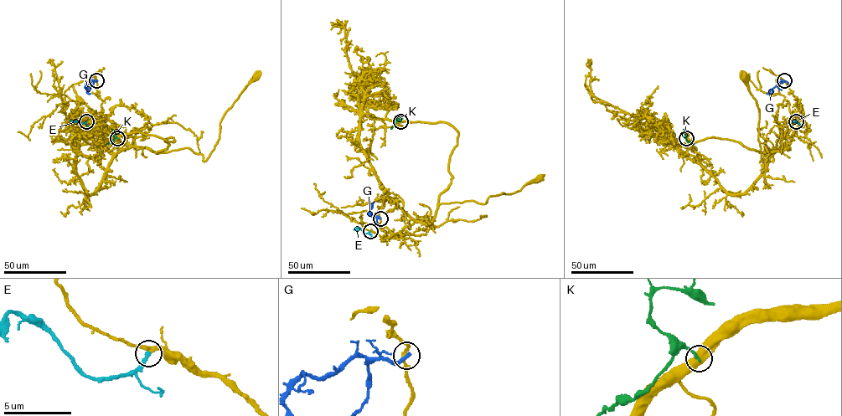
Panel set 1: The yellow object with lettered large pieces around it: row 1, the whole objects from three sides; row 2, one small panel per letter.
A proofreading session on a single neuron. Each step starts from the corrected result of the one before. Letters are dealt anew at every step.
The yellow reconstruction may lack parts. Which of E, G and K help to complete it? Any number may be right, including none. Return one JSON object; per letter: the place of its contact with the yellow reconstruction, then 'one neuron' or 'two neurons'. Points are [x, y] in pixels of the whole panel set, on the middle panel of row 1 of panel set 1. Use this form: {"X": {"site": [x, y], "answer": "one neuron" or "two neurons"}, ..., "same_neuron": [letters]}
{"E": {"site": [370, 231], "answer": "one neuron"}, "G": {"site": [380, 218], "answer": "two neurons"}, "K": {"site": [400, 121], "answer": "two neurons"}, "same_neuron": ["E"]}

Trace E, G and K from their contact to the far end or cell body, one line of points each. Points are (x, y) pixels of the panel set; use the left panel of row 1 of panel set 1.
E: (86, 121), (80, 123), (69, 120)
G: (96, 80), (85, 84), (89, 89), (87, 92), (90, 94)
K: (117, 138), (107, 144)

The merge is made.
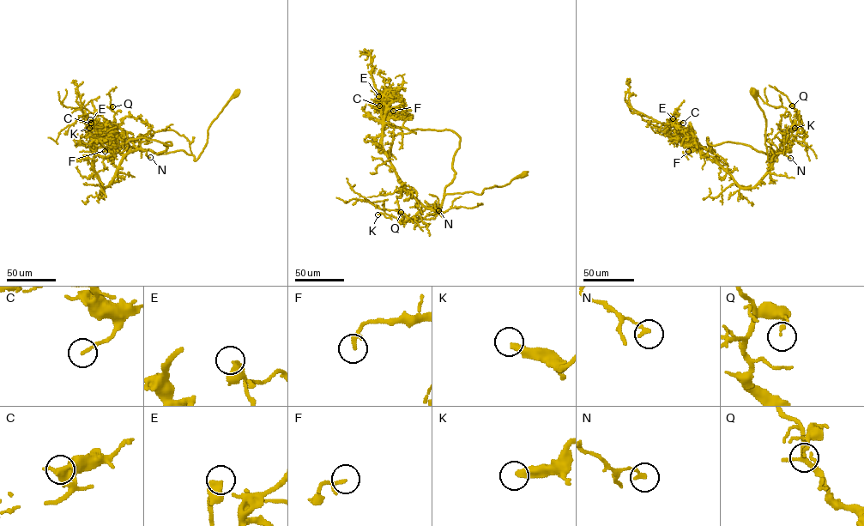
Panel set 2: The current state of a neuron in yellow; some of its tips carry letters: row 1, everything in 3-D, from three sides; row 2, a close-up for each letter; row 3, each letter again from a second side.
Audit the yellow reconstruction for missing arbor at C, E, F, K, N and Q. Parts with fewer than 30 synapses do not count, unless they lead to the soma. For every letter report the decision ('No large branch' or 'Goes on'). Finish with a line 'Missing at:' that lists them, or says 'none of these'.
C: No large branch
E: No large branch
F: No large branch
K: Goes on
N: No large branch
Q: No large branch
Missing at: K

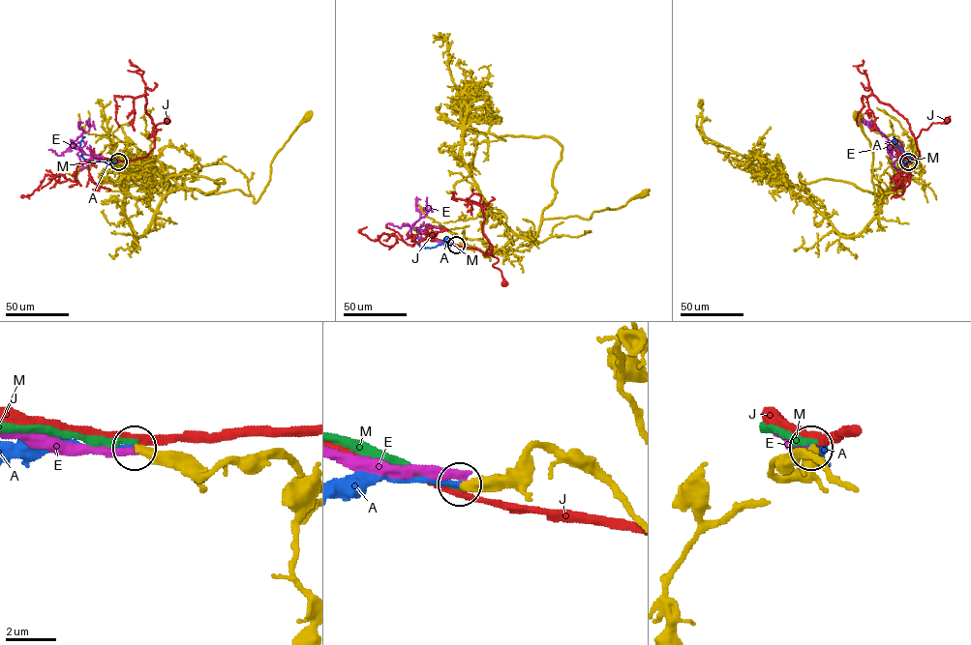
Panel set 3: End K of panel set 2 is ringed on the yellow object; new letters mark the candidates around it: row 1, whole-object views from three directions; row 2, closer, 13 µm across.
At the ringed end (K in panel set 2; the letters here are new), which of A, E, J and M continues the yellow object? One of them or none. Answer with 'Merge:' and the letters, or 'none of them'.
Merge: A

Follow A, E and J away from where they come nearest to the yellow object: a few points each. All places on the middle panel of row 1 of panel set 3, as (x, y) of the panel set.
A: (456, 245), (422, 248), (418, 244), (417, 232), (422, 229)
E: (456, 245), (411, 236), (410, 226), (428, 212), (426, 201)
J: (456, 245), (485, 255), (492, 248), (485, 252), (498, 259), (493, 266), (504, 282)

